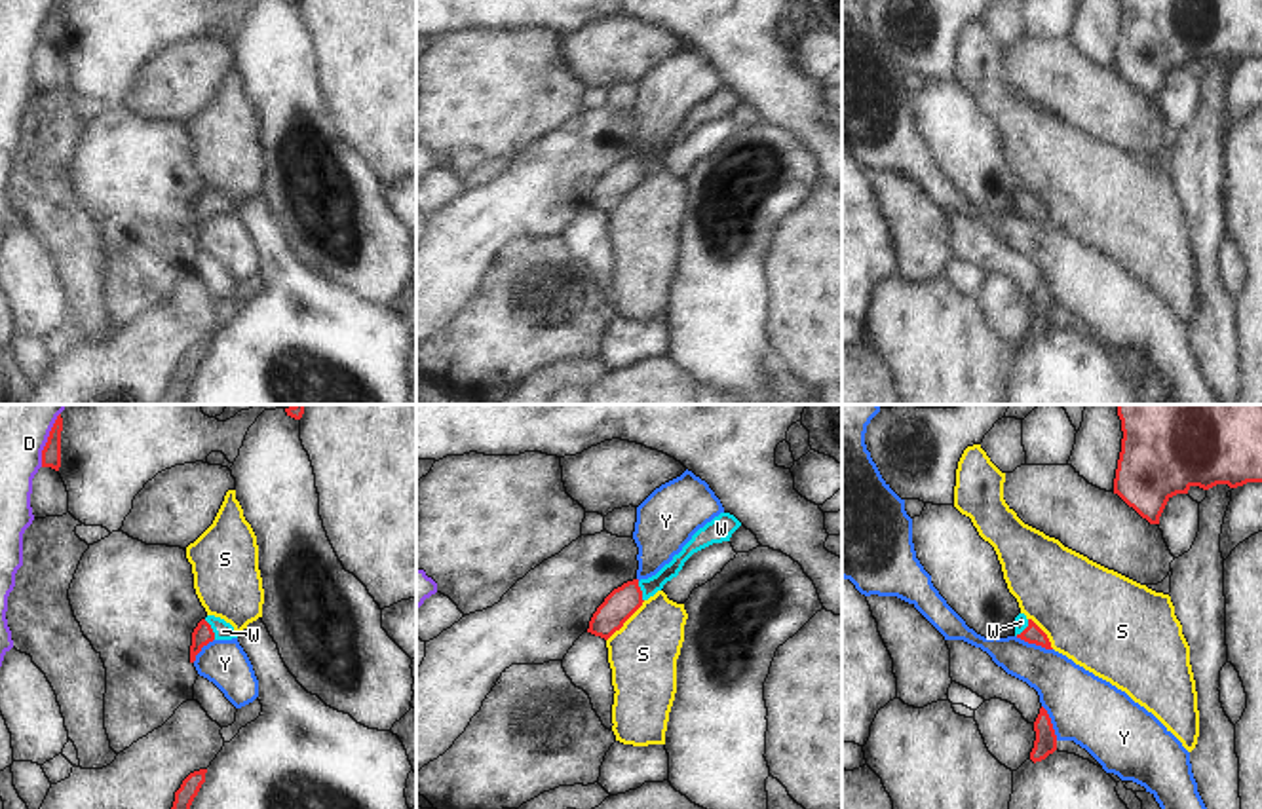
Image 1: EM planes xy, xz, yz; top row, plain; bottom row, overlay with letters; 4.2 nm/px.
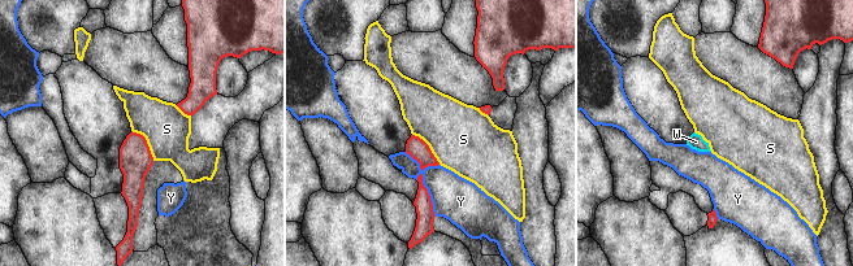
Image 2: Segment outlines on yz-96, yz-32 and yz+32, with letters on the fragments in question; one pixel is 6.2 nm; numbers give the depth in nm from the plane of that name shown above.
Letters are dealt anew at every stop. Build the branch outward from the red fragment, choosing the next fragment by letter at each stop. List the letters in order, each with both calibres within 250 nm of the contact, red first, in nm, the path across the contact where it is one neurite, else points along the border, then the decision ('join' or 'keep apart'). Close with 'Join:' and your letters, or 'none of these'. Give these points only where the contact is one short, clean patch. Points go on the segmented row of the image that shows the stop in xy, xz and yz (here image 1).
D: 80 nm thick on the red side, 260 nm on the other; keep apart
S: 140 nm thick on the red side, 300 nm on the other; keep apart
W: 90 nm thick on the red side, 80 nm on the other; runs through xy (202, 635), (211, 629), (223, 631); join
Y: 80 nm thick on the red side, 240 nm on the other; border along yz (1015, 637), (1051, 650); keep apart
Join: W

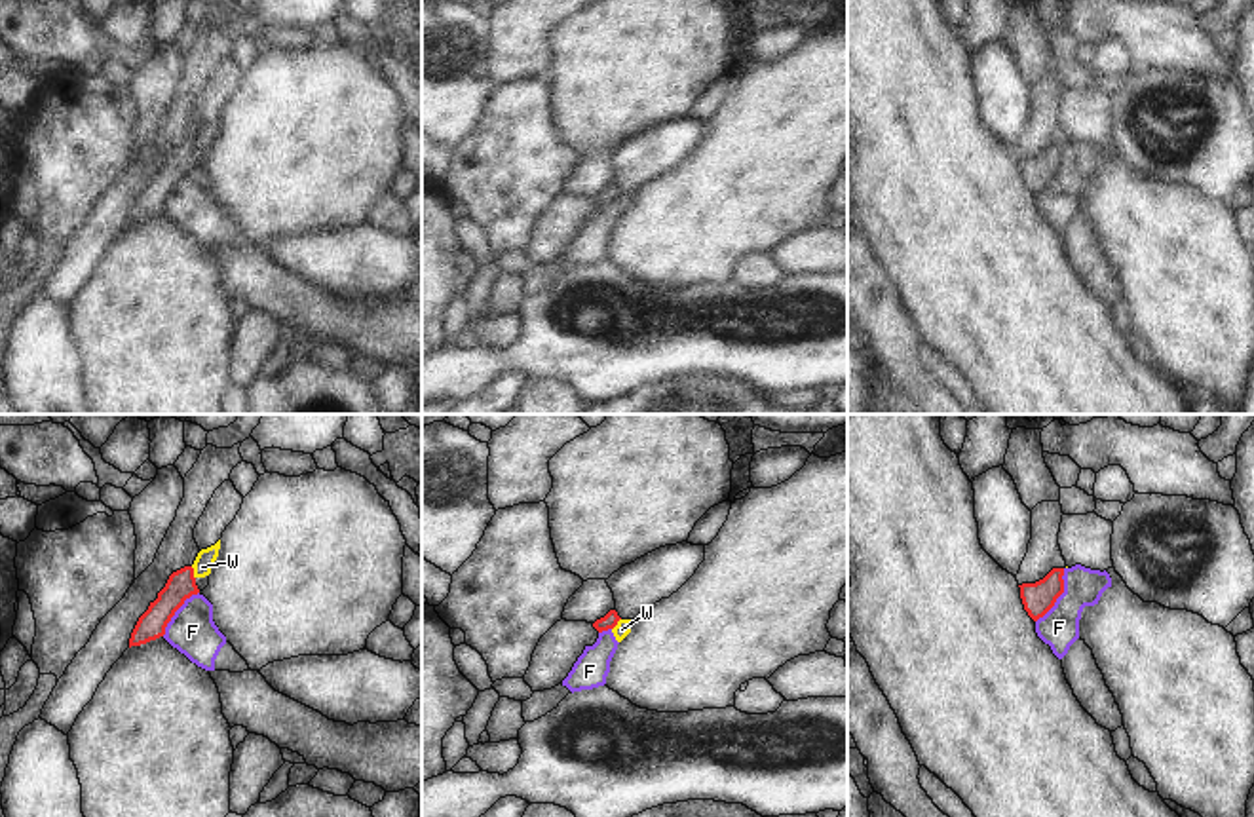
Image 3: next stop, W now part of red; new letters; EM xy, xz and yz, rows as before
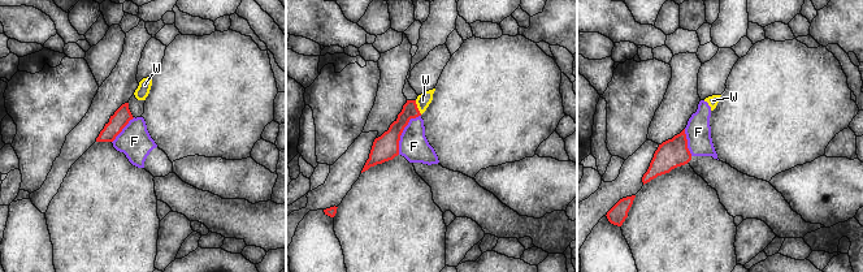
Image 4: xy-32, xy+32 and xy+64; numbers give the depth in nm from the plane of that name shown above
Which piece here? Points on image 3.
F: 140 nm thick on the red side, 170 nm on the other; border along yz (1064, 569), (1063, 593), (1036, 622); keep apart
W: 120 nm thick on the red side, 80 nm on the other; border along xy (190, 567), (194, 578); keep apart
Join: none of these

